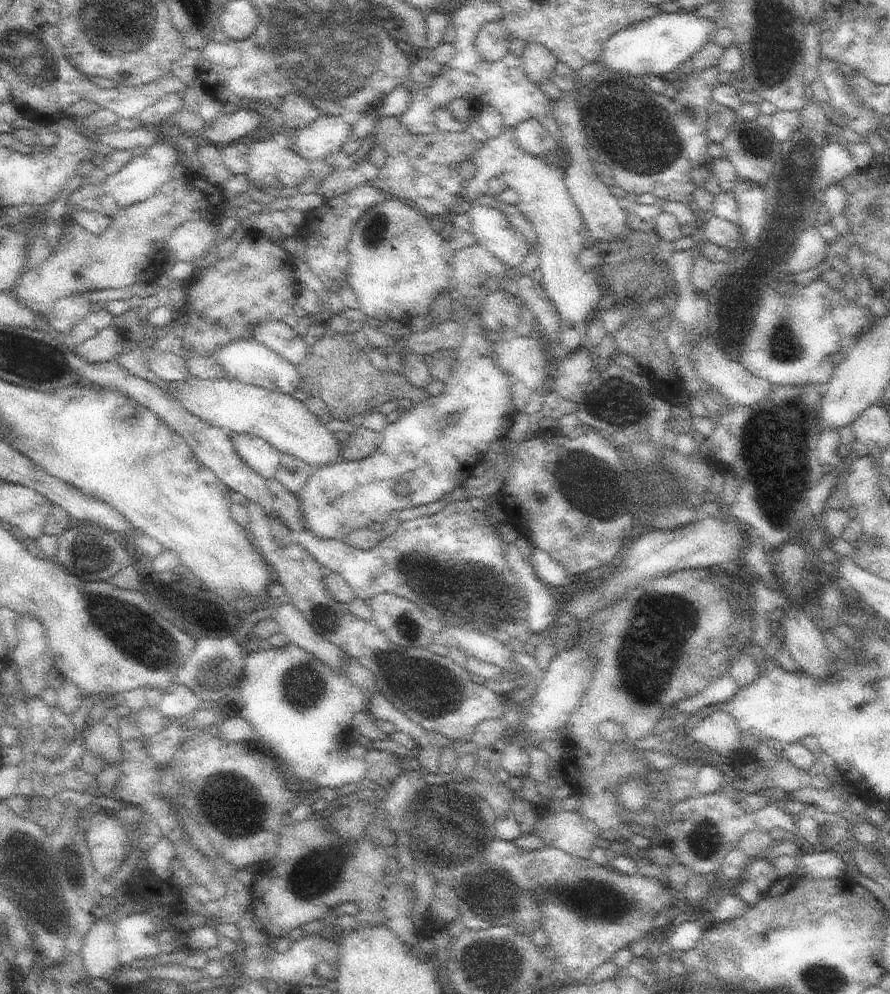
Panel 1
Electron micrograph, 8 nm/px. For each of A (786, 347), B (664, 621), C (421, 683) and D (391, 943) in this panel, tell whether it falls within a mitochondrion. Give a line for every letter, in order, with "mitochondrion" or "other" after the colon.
A: mitochondrion
B: mitochondrion
C: mitochondrion
D: other

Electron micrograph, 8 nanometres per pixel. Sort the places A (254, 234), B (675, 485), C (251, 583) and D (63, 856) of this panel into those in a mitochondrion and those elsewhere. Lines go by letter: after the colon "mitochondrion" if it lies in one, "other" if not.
A: other
B: mitochondrion
C: other
D: mitochondrion

